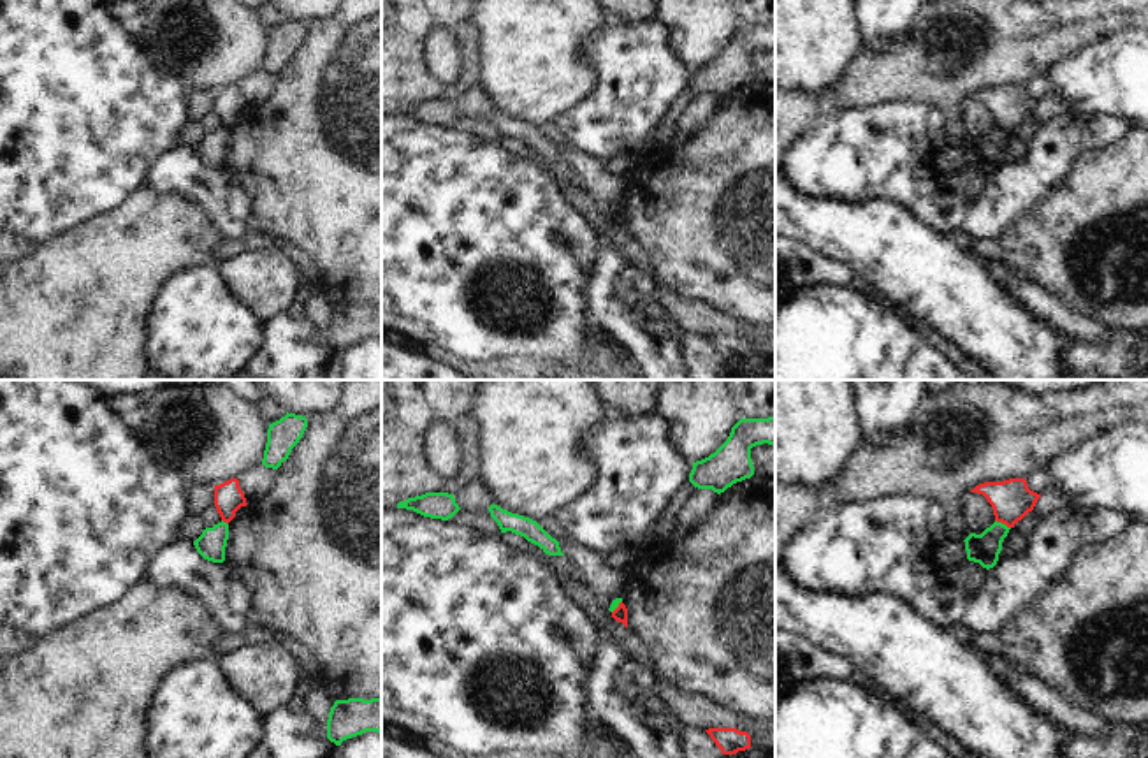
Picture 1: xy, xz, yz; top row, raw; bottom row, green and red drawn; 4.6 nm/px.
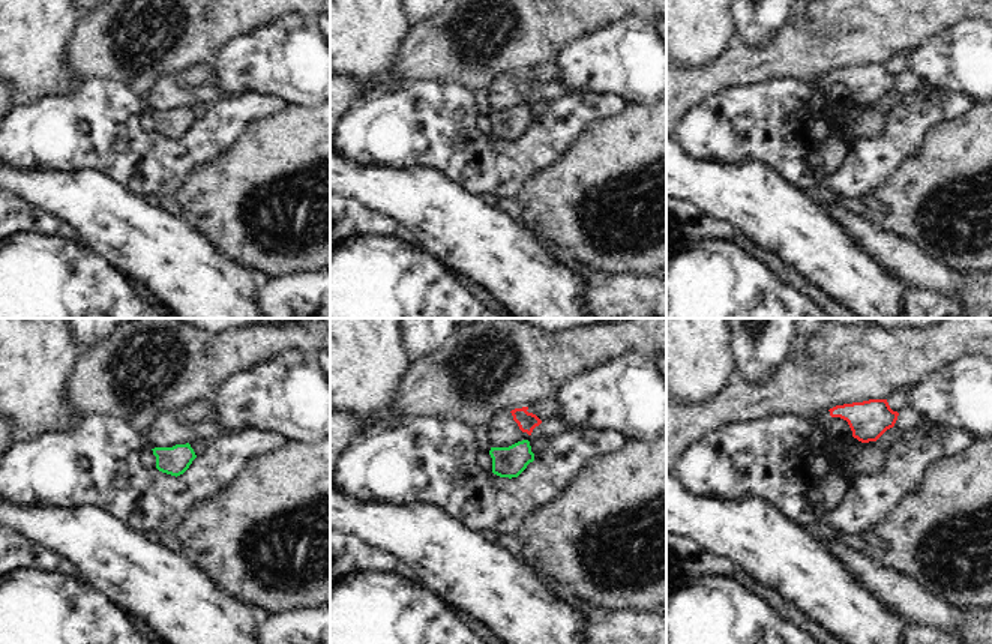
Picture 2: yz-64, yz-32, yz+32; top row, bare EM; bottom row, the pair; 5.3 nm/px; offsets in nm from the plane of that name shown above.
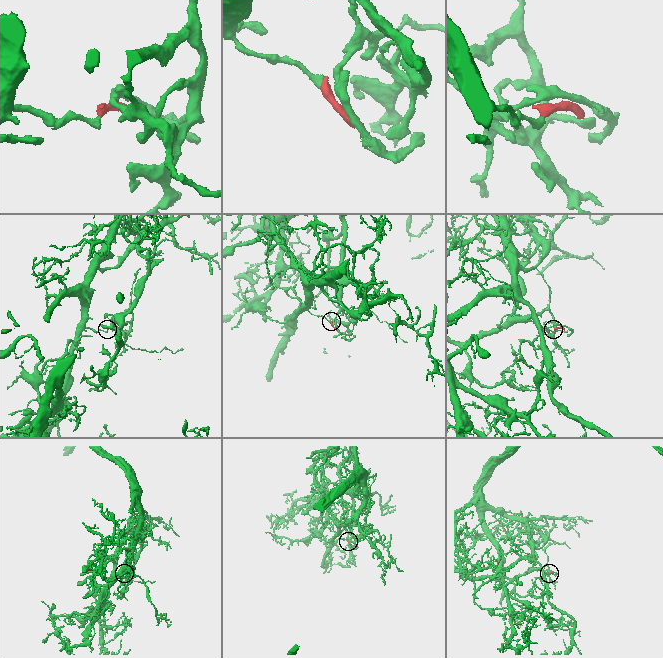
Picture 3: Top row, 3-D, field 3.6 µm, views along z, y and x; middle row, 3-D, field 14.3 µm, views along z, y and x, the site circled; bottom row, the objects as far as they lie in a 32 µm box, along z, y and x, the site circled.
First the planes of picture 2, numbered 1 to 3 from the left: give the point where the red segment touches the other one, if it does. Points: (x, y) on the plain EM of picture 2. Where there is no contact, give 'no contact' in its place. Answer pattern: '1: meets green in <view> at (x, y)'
1: no contact
2: no contact
3: no contact

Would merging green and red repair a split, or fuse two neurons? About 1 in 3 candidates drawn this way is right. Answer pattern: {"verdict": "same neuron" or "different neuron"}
{"verdict": "different neuron"}

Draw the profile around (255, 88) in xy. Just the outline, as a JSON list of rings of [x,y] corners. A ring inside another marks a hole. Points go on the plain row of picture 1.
[[[257,70],[255,74],[244,77],[237,86],[246,109],[262,104],[274,90],[276,79],[278,76],[265,74],[264,70]]]

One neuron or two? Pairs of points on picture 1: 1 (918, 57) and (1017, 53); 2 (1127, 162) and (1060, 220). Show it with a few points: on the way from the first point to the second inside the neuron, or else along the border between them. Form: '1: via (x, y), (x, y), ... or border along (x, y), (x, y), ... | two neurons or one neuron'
1: via (943, 64), (966, 69), (983, 53), (992, 53) | one neuron
2: via (1111, 178), (1076, 213) | one neuron

